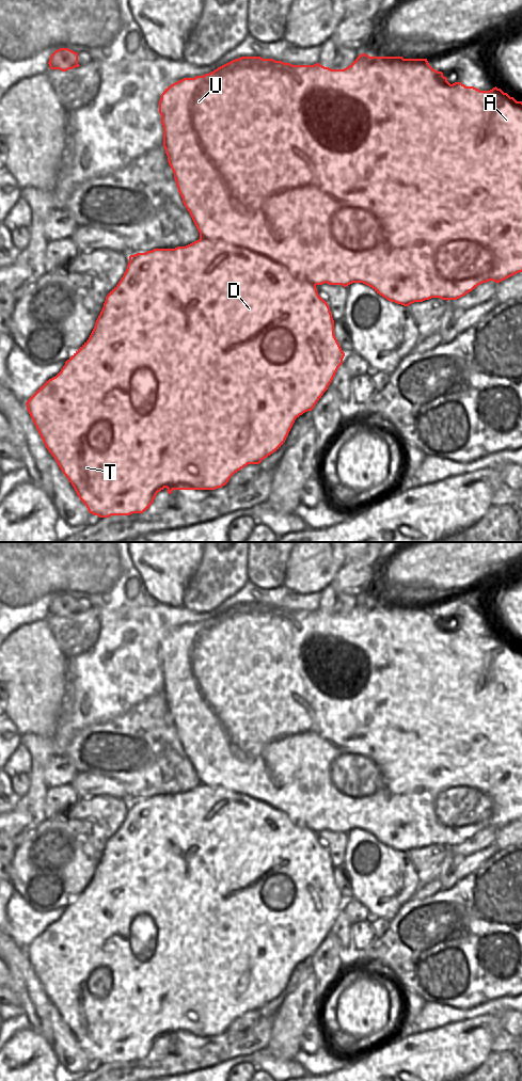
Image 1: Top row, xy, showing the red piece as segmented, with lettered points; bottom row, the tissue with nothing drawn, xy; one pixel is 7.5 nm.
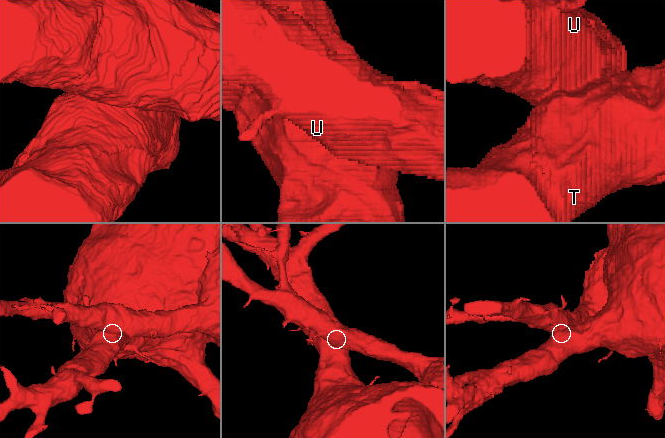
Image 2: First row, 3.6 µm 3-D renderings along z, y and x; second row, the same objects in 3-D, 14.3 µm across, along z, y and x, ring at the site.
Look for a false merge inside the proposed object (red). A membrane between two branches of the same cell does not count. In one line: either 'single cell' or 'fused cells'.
fused cells

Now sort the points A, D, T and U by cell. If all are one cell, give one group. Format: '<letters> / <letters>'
A U / D T

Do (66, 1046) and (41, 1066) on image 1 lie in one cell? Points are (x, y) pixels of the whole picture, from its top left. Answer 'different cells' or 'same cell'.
different cells

